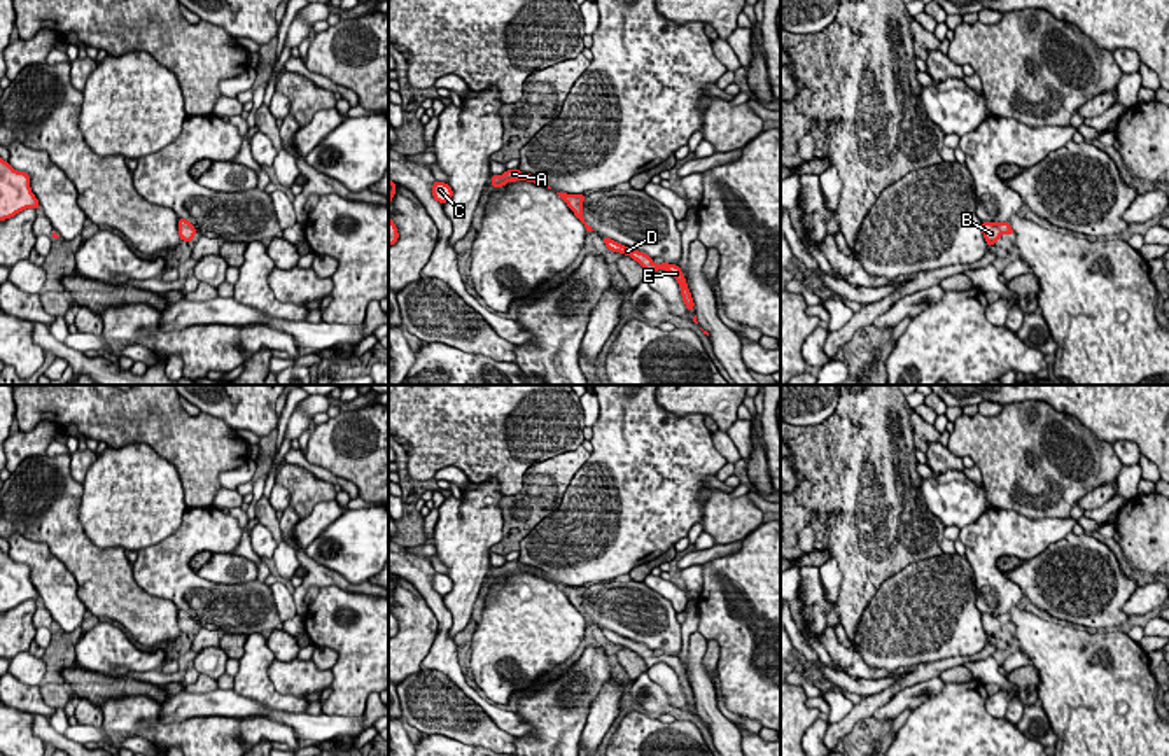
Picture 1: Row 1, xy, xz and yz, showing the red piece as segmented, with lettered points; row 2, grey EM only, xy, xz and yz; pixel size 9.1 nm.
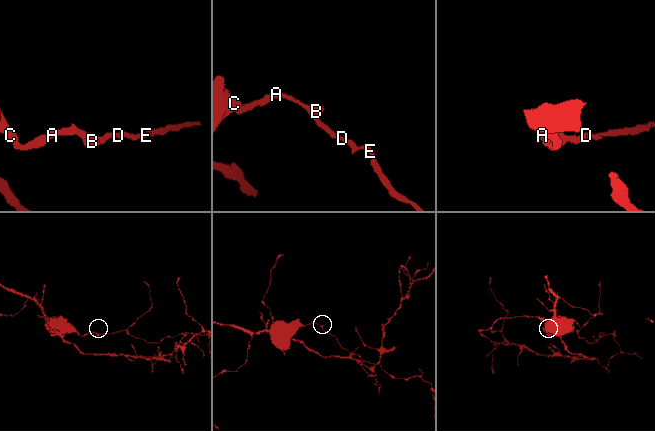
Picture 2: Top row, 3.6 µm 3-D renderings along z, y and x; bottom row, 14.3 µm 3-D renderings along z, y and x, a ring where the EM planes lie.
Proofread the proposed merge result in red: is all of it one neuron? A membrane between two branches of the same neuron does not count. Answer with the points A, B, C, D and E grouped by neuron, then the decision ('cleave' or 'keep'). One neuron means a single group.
A B C D E; keep

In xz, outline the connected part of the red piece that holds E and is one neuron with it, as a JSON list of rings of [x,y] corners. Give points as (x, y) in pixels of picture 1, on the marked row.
[[[602,236],[602,240],[604,240],[604,243],[609,250],[630,256],[634,261],[637,261],[646,270],[648,276],[653,275],[658,270],[668,271],[677,280],[677,284],[681,287],[681,296],[682,296],[682,301],[686,304],[686,310],[693,312],[695,303],[693,303],[693,298],[691,298],[691,292],[688,289],[686,278],[684,278],[679,266],[668,264],[668,262],[654,264],[653,257],[649,257],[646,252],[634,250],[634,248],[625,247],[625,245],[621,245],[621,243],[611,240],[611,238],[606,238],[606,236]]]

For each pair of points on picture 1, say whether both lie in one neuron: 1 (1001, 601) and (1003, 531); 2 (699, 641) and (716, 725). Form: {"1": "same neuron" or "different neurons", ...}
{"1": "same neuron", "2": "same neuron"}

